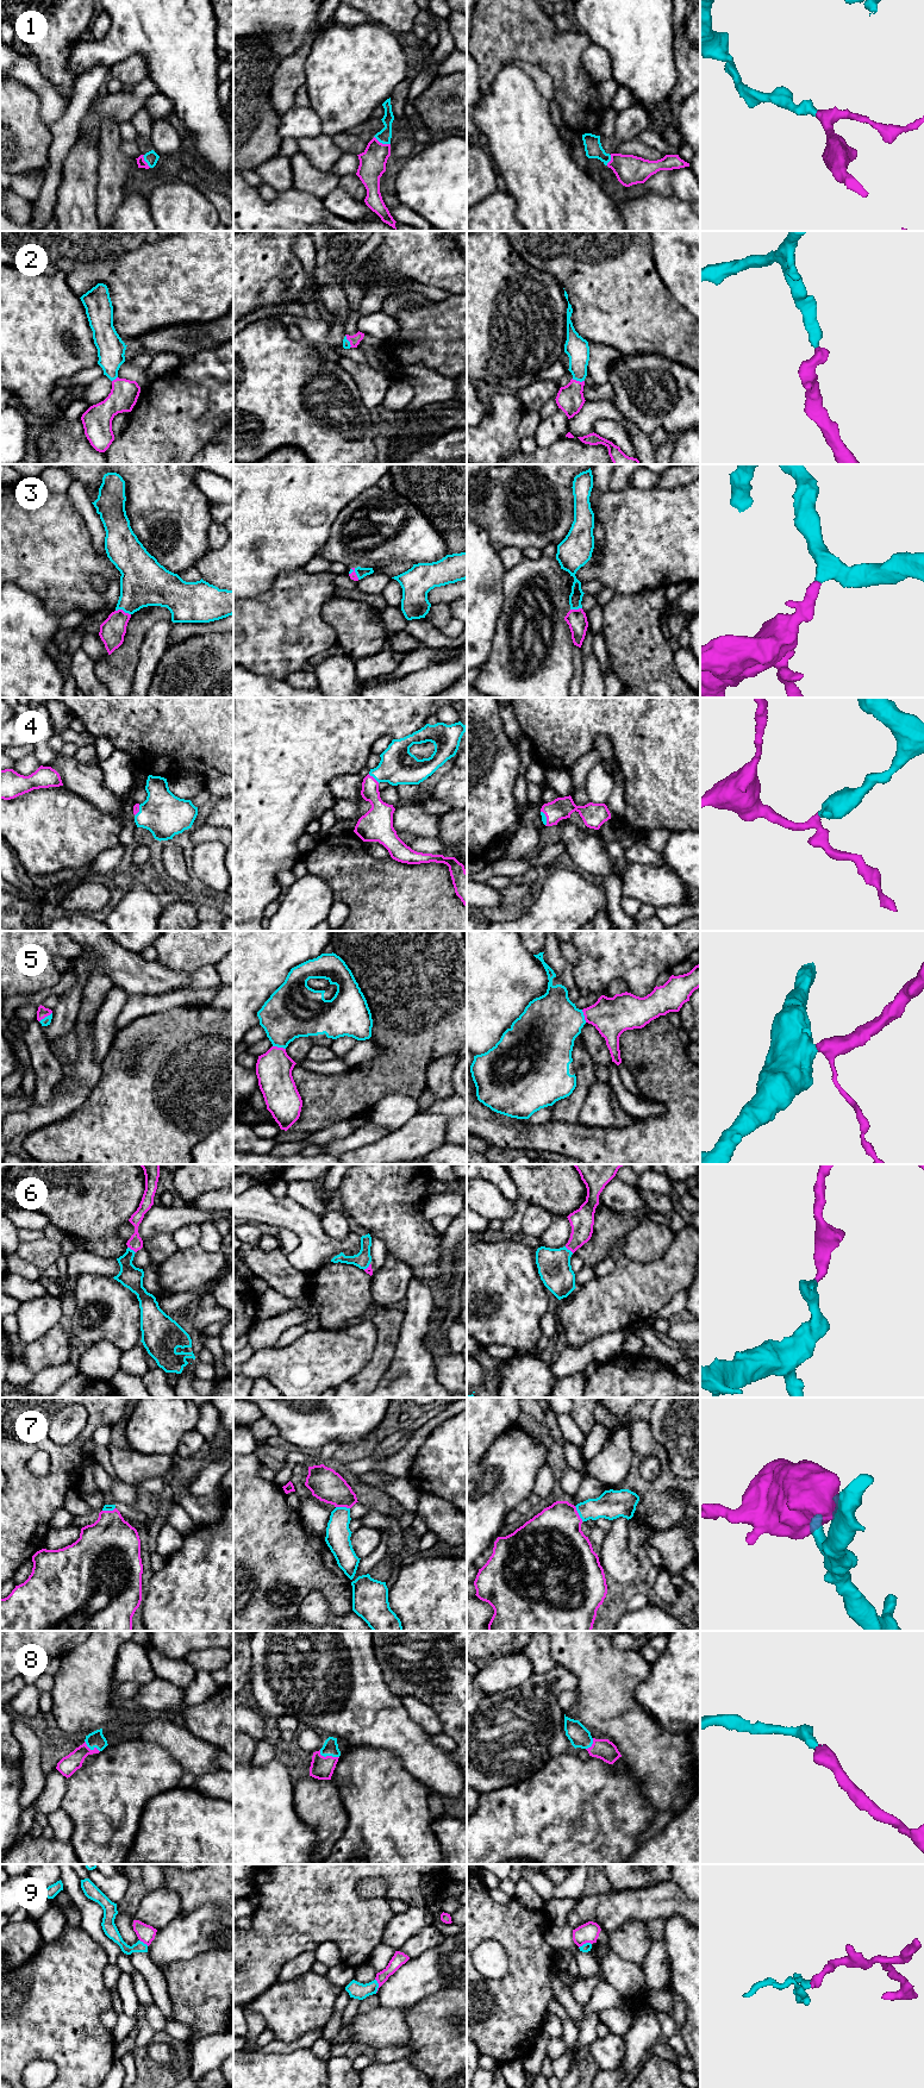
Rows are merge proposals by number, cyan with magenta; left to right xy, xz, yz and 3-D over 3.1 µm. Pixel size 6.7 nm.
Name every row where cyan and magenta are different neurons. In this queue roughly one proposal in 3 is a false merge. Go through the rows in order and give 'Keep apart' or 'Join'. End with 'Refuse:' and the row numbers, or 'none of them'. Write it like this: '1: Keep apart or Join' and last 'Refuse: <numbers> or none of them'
1: Join
2: Join
3: Join
4: Join
5: Join
6: Join
7: Join
8: Join
9: Keep apart
Refuse: 9

